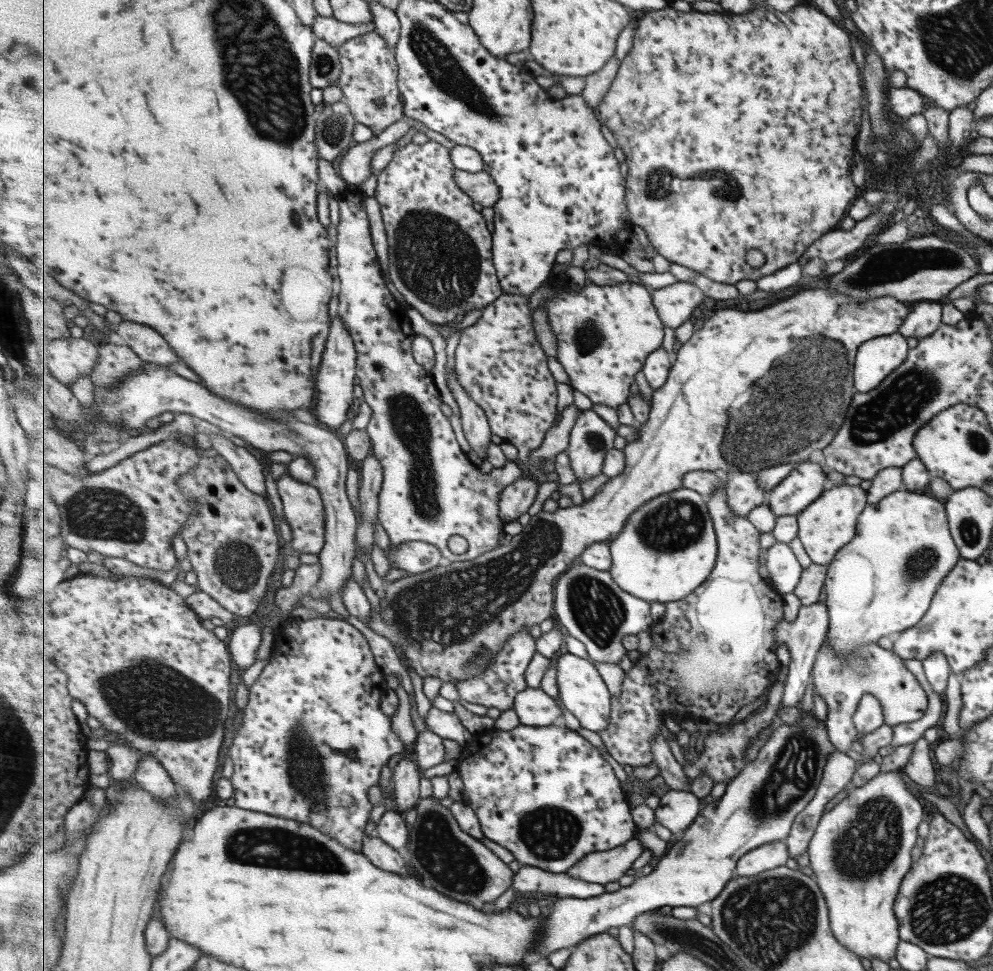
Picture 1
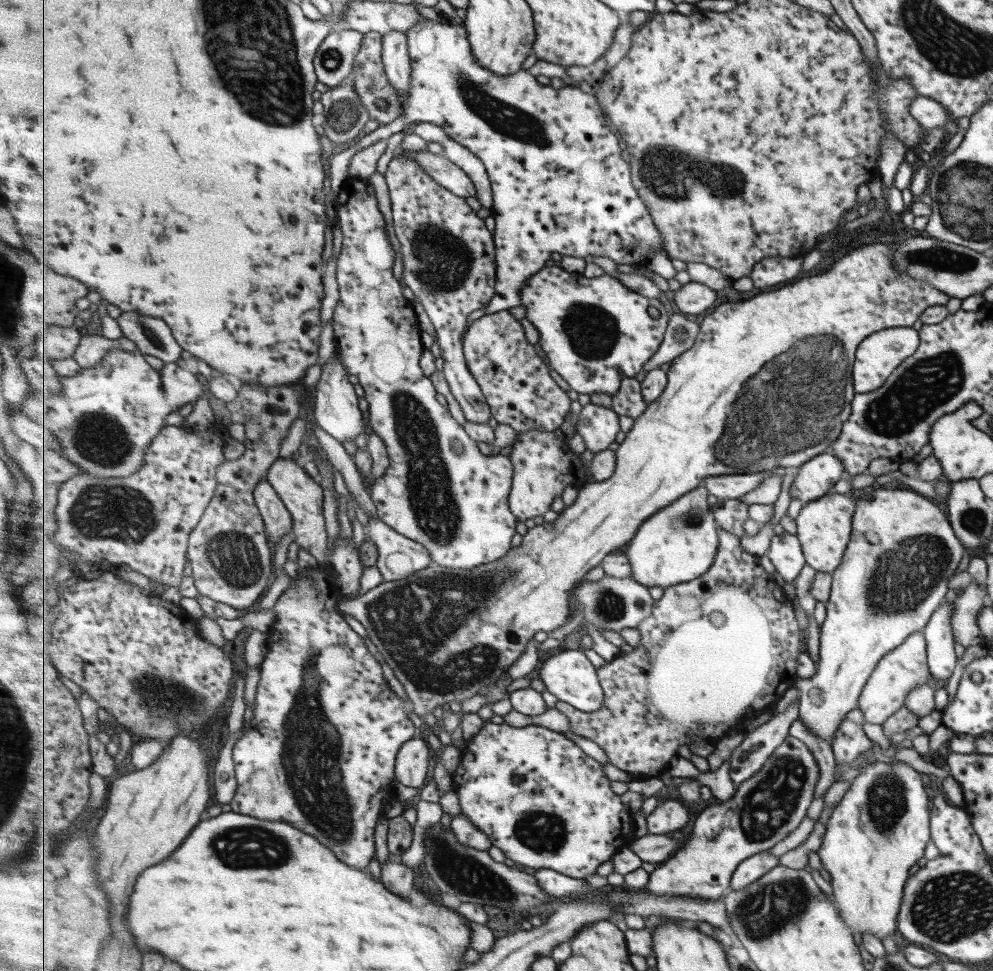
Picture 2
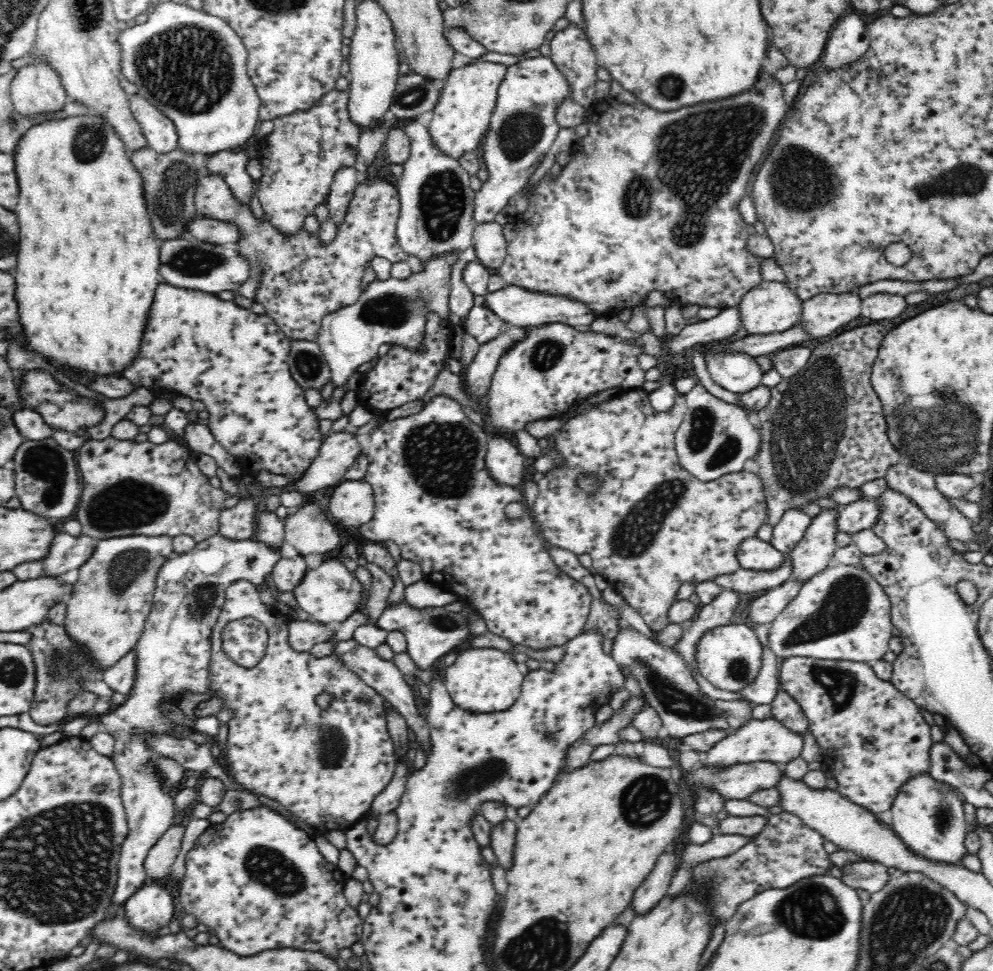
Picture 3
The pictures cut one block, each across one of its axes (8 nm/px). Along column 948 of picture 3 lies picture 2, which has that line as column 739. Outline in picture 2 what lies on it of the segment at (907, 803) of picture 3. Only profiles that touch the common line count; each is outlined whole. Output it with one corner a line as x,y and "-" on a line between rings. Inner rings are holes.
789,735
765,766
753,778
738,785
735,797
727,802
709,805
697,817
691,831
692,838
663,865
649,874
648,883
641,889
659,896
690,896
705,900
717,900
727,894
732,876
740,864
782,842
801,824
808,806
813,800
813,789
819,780
819,767
812,757
811,749
800,738

